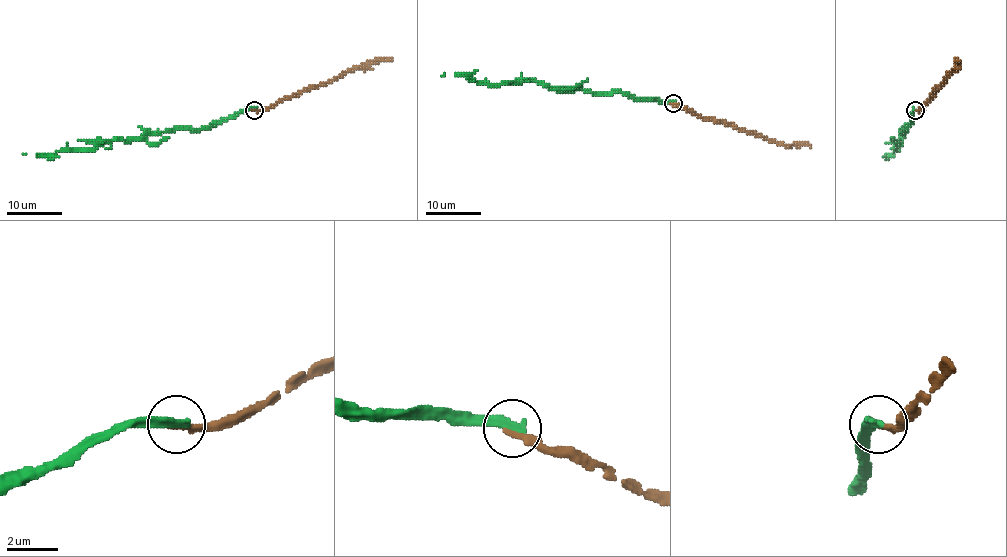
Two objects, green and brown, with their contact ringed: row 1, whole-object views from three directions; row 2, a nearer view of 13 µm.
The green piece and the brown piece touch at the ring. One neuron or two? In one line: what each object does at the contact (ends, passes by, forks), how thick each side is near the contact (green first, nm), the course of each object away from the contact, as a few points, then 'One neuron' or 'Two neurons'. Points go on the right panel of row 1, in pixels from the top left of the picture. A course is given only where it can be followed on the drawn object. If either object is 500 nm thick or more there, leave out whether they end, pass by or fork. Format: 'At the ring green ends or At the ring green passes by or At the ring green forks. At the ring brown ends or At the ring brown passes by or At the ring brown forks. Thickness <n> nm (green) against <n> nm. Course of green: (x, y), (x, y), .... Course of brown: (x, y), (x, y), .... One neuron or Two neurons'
At the ring green ends. At the ring brown ends. Thickness 380 nm (green) against 280 nm. Course of green: (915, 109), (901, 137), (895, 141), (895, 150), (897, 150), (888, 153). Course of brown: (915, 109), (919, 109), (954, 71), (958, 60). Two neurons

